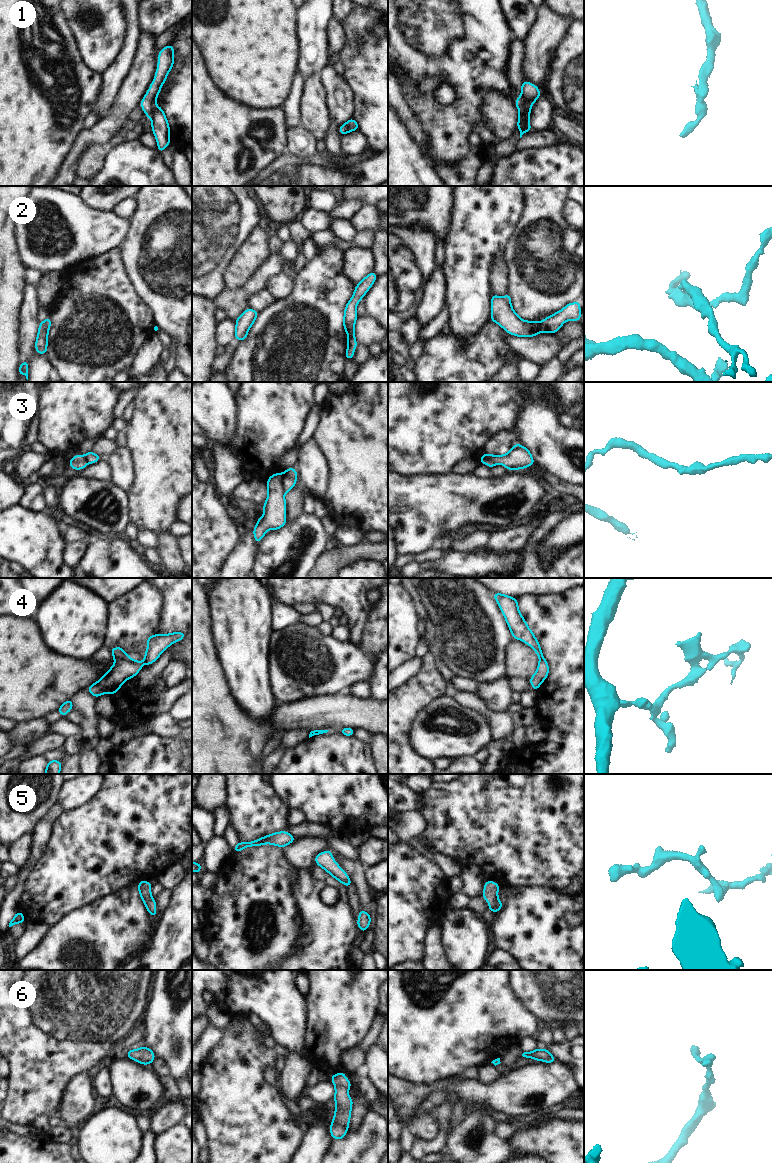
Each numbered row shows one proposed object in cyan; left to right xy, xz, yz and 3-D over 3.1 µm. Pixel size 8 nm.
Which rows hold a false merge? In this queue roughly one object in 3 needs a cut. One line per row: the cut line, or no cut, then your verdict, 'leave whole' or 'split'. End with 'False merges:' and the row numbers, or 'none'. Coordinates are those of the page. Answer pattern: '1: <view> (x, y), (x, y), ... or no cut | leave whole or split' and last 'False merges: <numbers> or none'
1: yz (521, 93), (524, 99), (525, 113), (528, 116) | split
2: yz (538, 323), (540, 331) | split
3: xz (282, 474), (281, 487), (284, 493) | split
4: xy (128, 656), (115, 658) | split
5: no cut | leave whole
6: xz (329, 1128), (333, 1125), (339, 1125), (346, 1129) | split
False merges: 1, 2, 3, 4, 6

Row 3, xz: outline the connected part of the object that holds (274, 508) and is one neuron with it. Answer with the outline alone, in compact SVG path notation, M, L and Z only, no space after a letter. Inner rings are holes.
M281 473L273 474L266 482L268 497L264 503L264 515L258 518L258 522L253 529L254 539L259 543L266 531L278 530L286 525L286 500L282 488Z

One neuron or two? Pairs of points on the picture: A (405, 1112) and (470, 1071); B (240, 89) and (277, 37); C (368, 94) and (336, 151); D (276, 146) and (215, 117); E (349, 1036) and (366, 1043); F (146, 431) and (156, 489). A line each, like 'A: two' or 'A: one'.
A: one
B: one
C: two
D: one
E: two
F: one

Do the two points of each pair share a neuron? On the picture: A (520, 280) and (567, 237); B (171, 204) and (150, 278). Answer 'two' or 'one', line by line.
A: one
B: one

